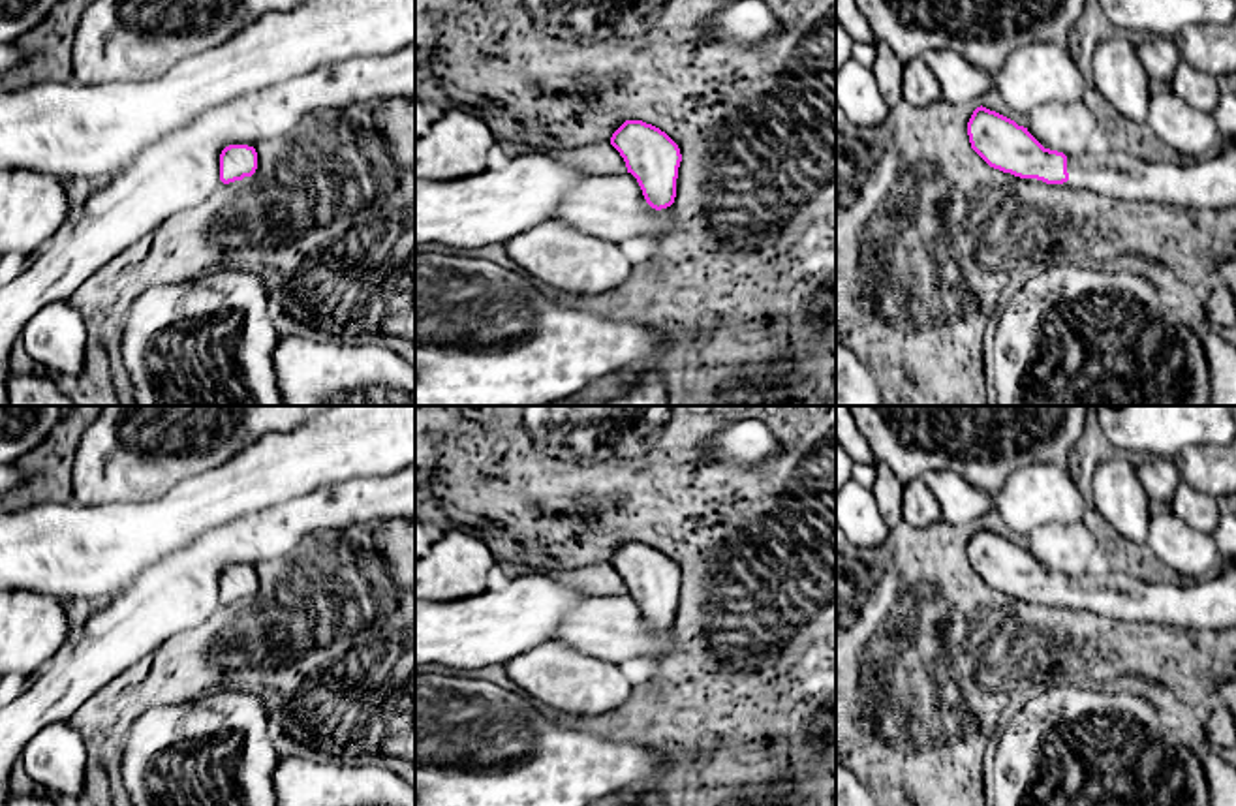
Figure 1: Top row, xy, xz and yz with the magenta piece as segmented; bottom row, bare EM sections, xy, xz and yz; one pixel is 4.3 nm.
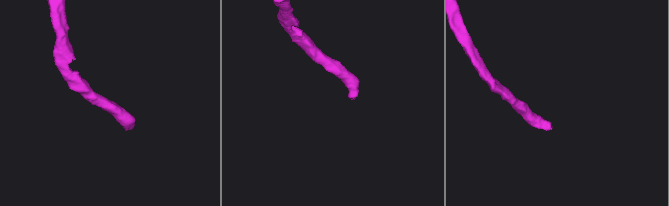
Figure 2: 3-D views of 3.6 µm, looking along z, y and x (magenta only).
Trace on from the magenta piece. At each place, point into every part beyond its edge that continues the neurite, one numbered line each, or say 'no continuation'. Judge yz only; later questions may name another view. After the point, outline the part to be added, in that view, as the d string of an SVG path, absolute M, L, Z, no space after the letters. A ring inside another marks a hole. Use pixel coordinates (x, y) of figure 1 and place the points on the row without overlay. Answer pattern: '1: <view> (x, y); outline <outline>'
1: yz (1210, 604); outline M1236 562L1195 582L1142 582L1097 564L1080 577L1067 577L1067 594L1063 607L1110 620L1185 629L1236 628Z

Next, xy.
no continuation

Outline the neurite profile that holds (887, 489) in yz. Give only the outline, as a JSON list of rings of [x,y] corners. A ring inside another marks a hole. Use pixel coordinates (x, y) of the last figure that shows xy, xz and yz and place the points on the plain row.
[[[875,462],[875,483],[870,488],[875,496],[877,509],[888,528],[902,522],[902,490],[904,483],[894,475],[894,472],[883,464]]]

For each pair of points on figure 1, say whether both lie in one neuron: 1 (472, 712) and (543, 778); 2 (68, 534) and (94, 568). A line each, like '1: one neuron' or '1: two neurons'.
1: one neuron
2: one neuron

